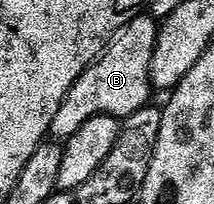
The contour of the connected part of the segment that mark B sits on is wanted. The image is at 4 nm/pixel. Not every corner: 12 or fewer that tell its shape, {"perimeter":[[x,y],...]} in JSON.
{"perimeter":[[134,16],[53,111],[68,140],[150,101],[159,26]]}

